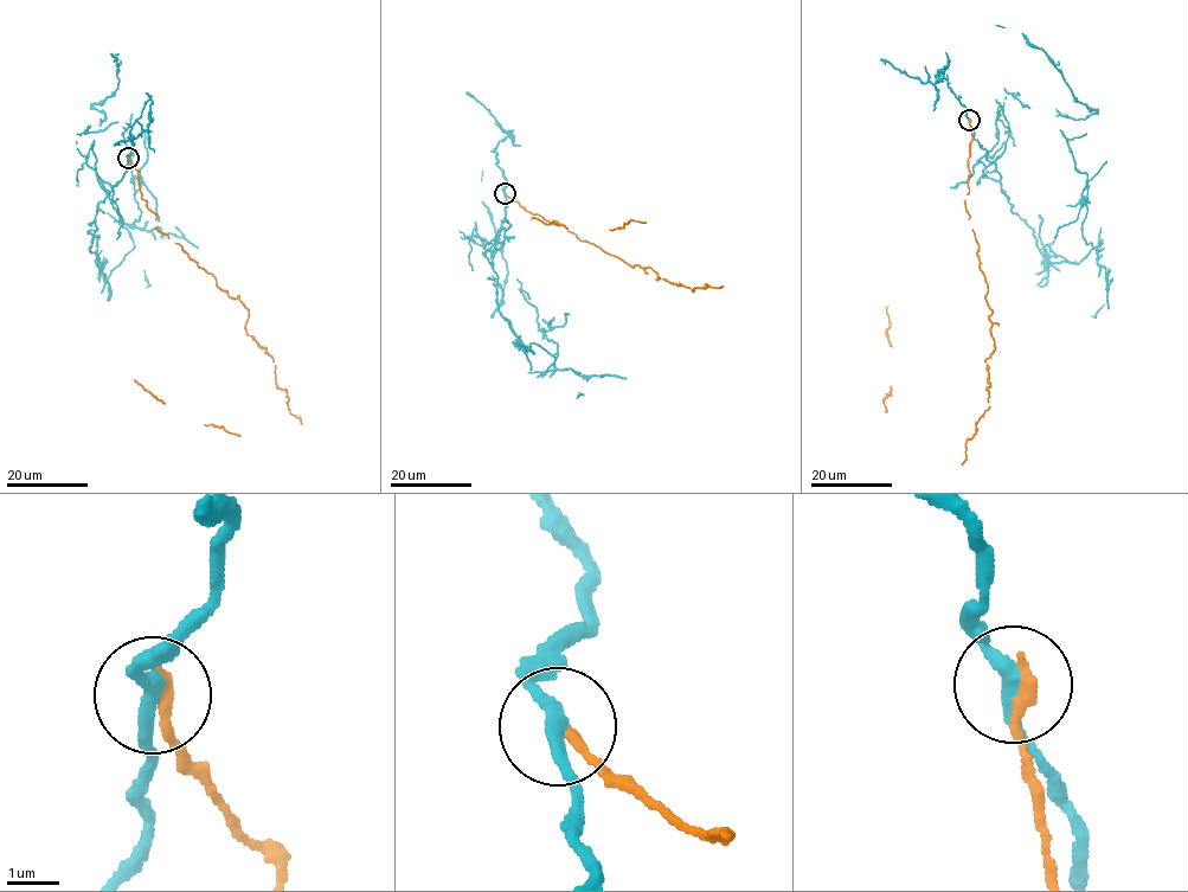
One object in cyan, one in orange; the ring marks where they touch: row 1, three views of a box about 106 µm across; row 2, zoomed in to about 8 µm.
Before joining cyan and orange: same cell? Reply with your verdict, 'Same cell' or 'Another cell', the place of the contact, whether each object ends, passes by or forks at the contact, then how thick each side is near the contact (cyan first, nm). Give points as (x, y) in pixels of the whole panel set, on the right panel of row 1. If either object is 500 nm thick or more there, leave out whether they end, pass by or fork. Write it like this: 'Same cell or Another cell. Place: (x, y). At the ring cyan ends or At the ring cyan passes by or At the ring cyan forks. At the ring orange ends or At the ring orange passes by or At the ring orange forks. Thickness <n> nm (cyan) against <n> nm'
Another cell. Place: (969, 120). At the ring cyan passes by. At the ring orange ends. Thickness 280 nm (cyan) against 240 nm

